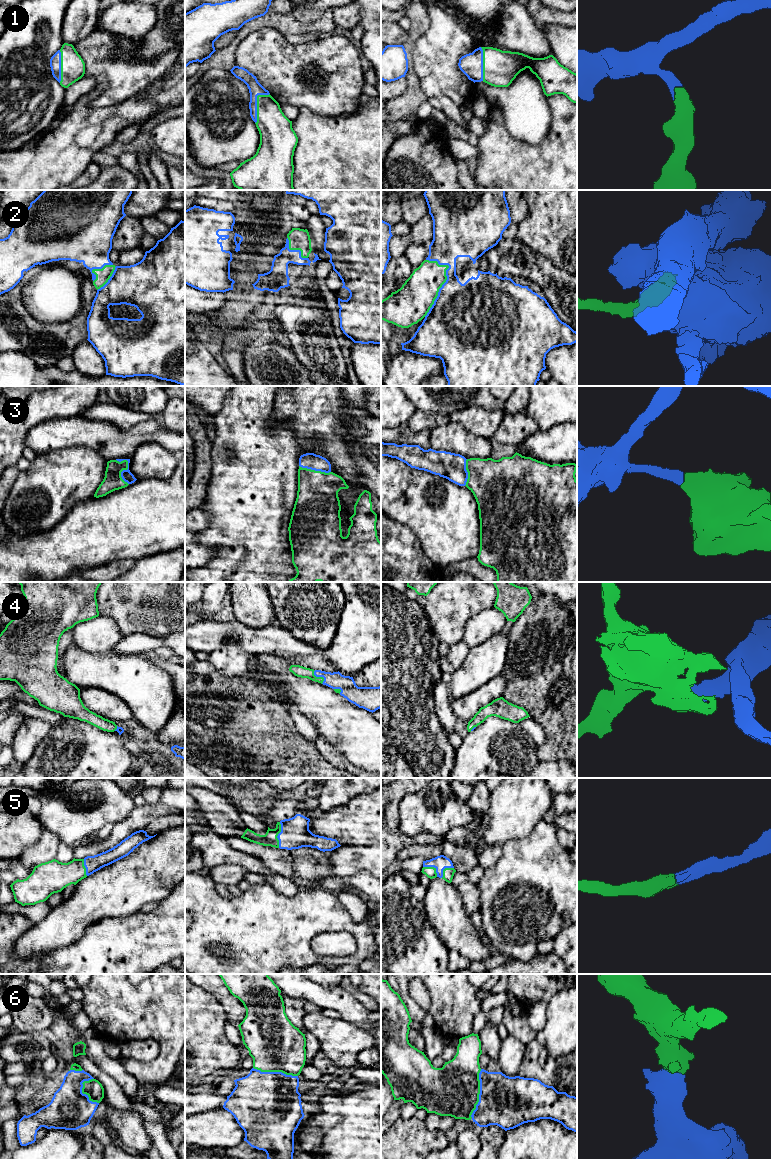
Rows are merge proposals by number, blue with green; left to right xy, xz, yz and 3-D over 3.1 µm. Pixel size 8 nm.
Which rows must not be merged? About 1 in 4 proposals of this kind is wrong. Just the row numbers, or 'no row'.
no row

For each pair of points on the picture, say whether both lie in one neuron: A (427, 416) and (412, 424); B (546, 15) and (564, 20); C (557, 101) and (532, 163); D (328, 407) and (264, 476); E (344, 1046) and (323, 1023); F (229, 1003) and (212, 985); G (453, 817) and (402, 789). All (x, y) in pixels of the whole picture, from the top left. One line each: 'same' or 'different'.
A: same
B: same
C: same
D: different
E: same
F: same
G: different

